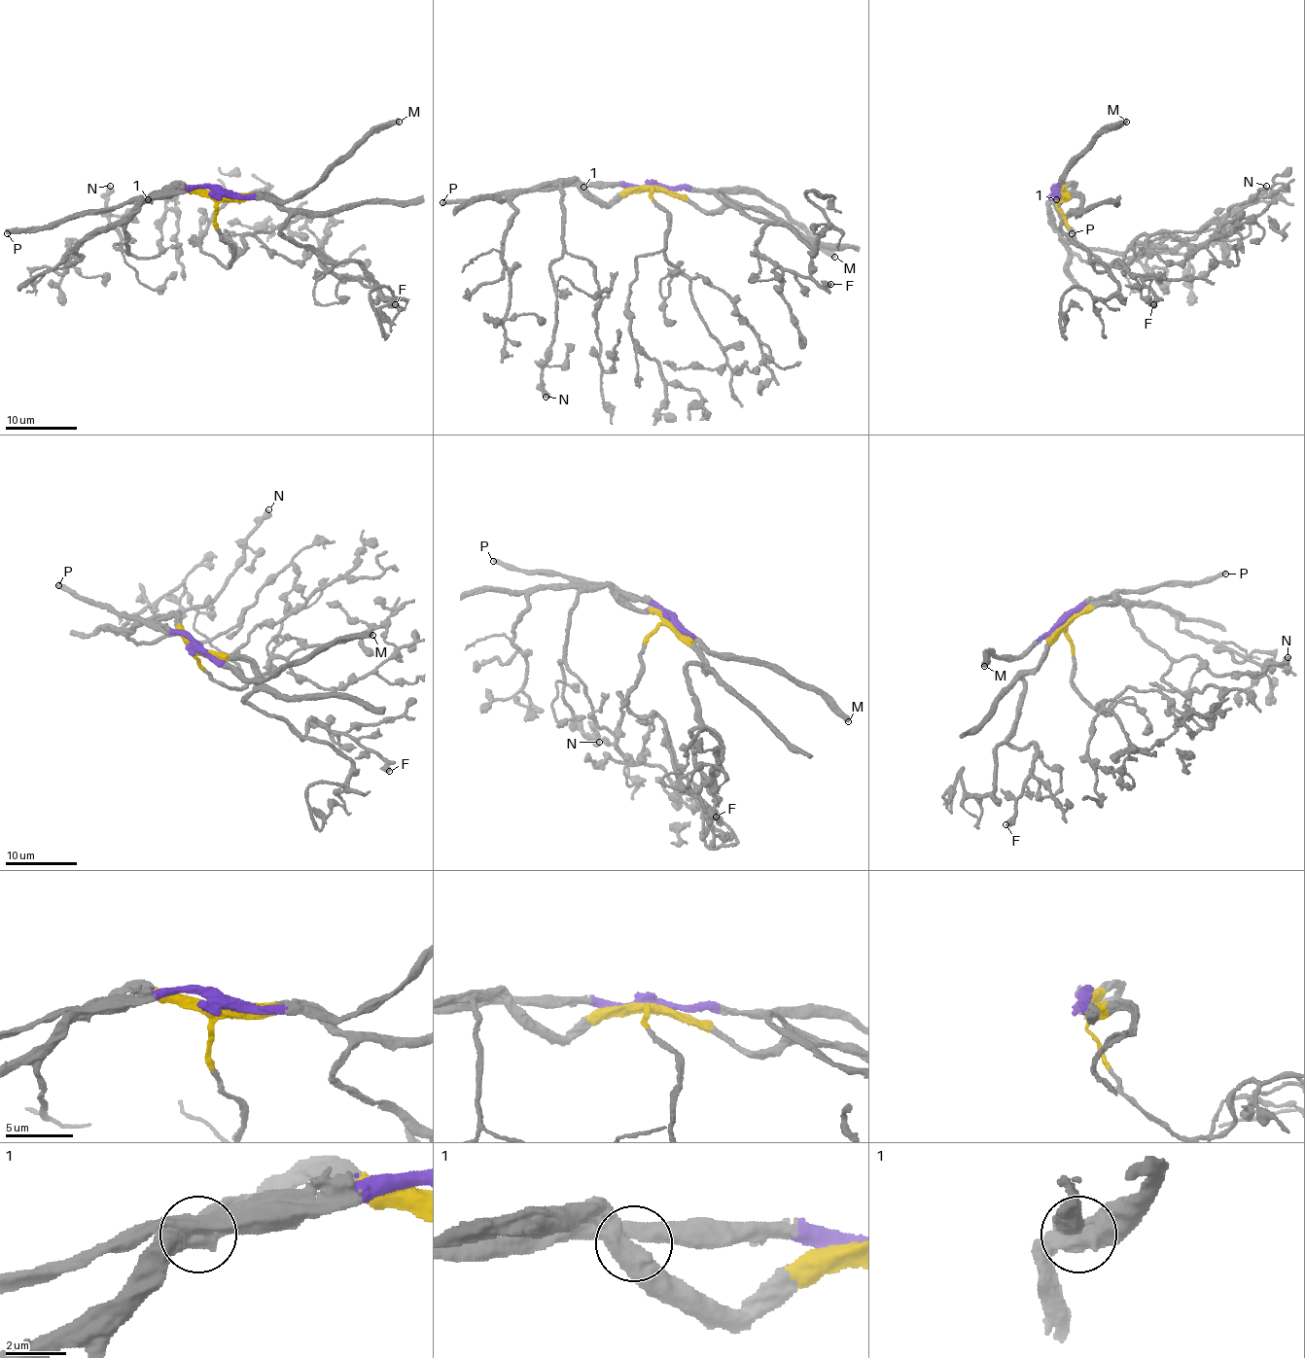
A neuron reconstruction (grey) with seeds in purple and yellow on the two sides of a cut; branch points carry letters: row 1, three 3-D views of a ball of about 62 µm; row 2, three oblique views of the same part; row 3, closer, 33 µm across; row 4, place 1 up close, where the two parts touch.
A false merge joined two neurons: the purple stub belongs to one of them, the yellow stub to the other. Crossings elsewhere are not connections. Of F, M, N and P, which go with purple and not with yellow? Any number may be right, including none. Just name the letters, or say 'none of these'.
M, P

